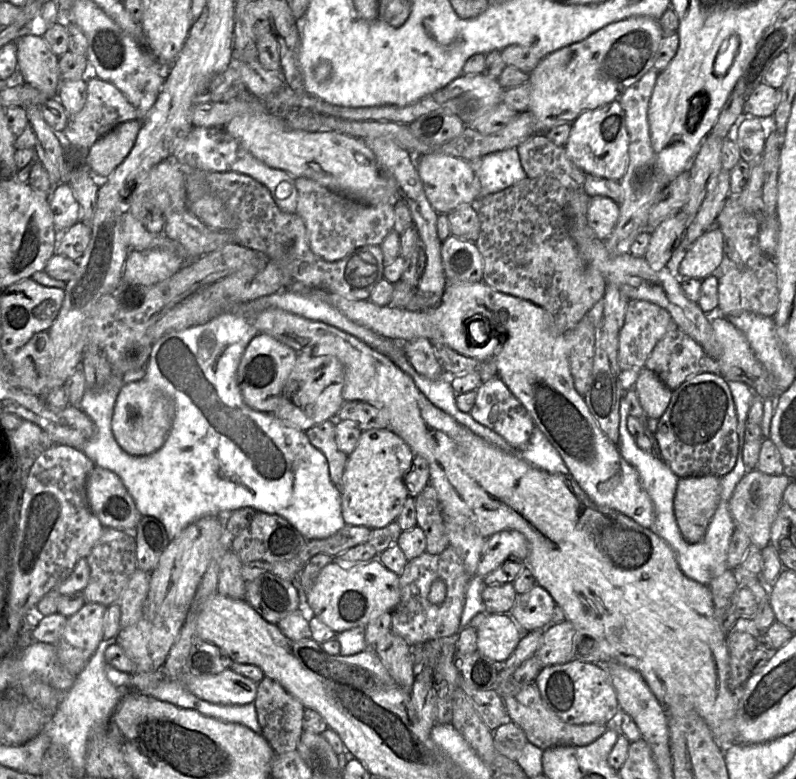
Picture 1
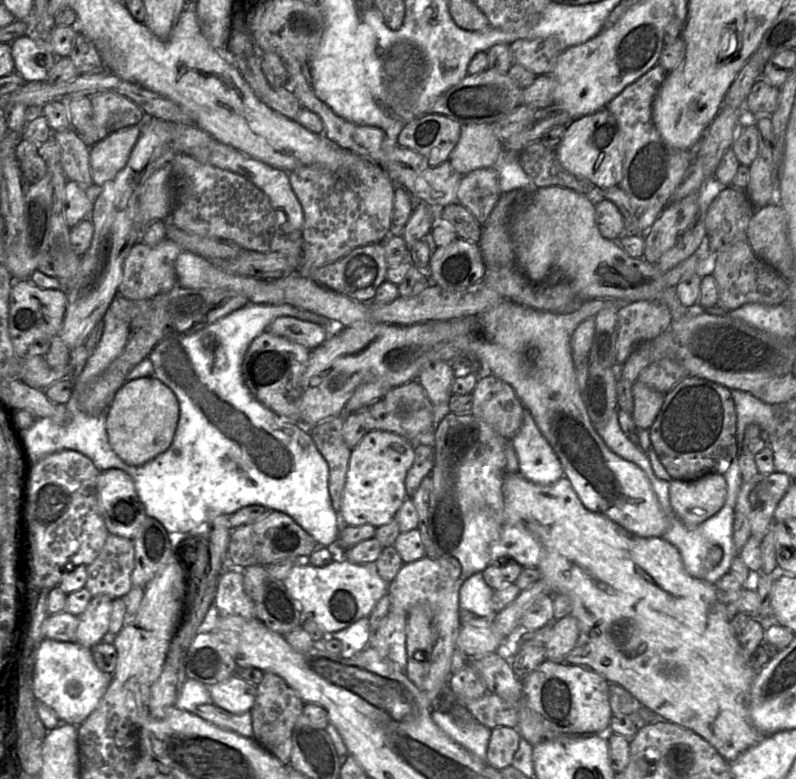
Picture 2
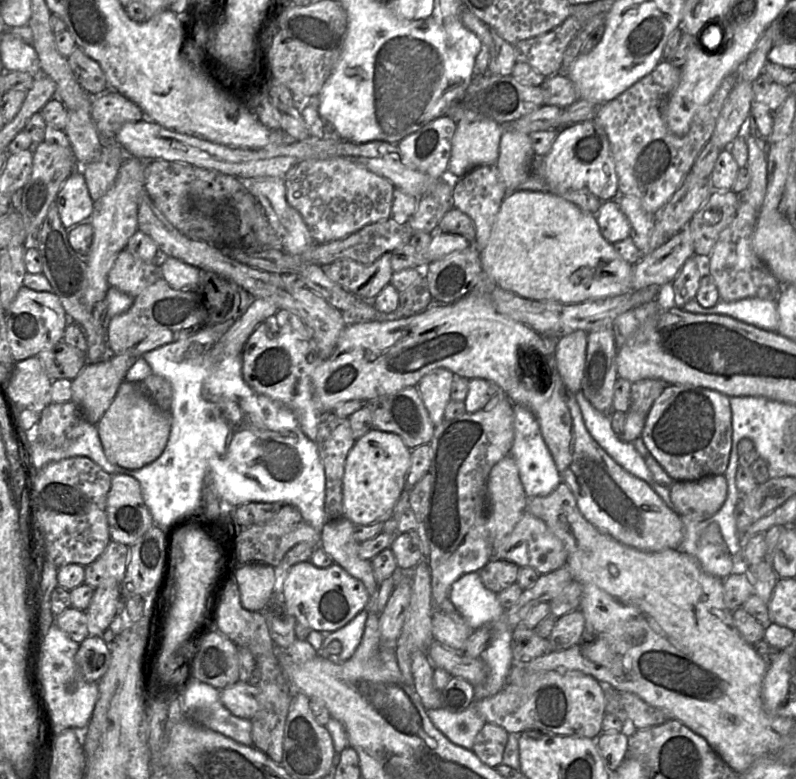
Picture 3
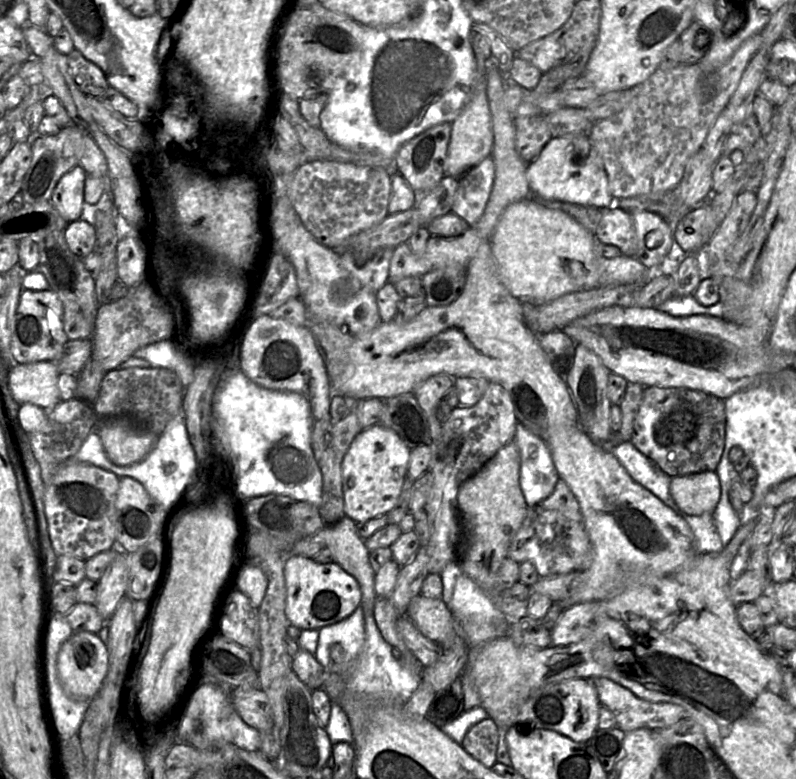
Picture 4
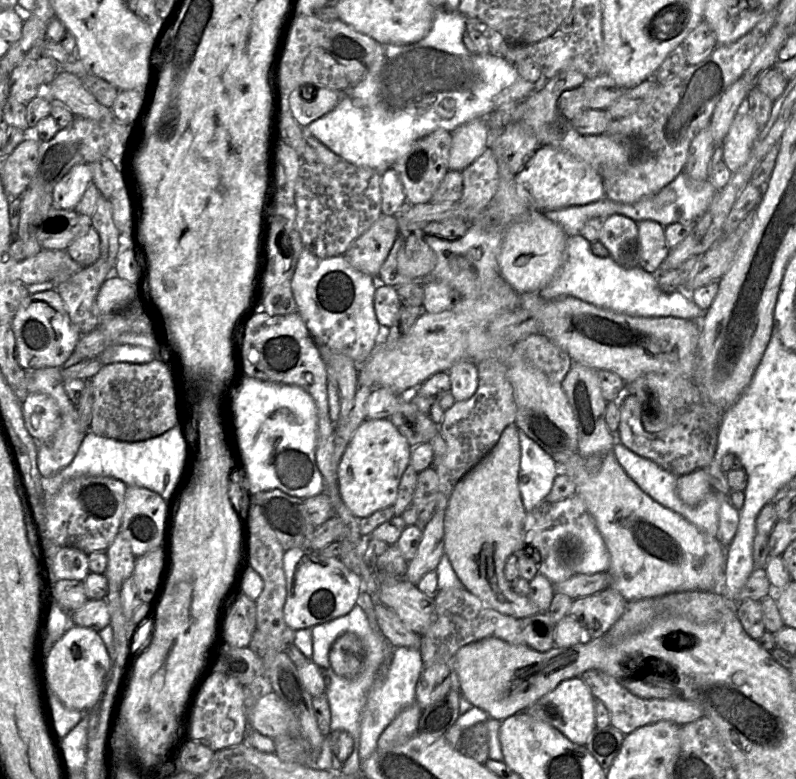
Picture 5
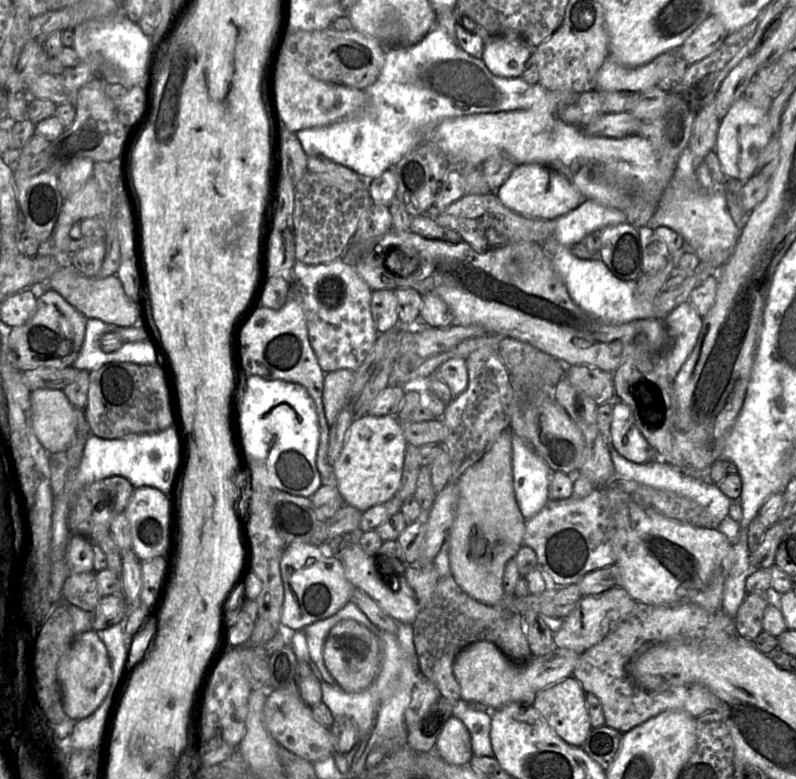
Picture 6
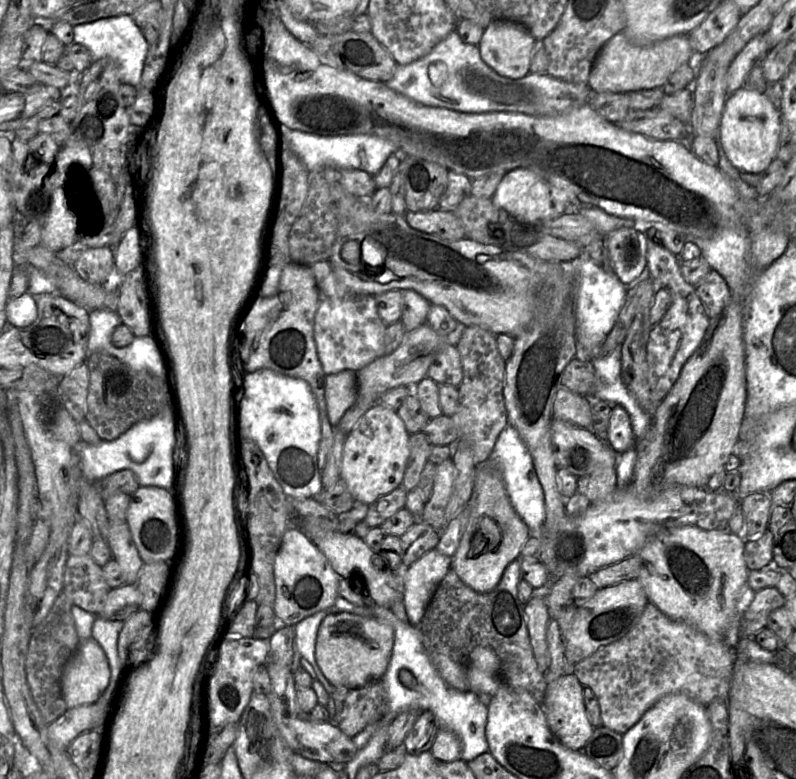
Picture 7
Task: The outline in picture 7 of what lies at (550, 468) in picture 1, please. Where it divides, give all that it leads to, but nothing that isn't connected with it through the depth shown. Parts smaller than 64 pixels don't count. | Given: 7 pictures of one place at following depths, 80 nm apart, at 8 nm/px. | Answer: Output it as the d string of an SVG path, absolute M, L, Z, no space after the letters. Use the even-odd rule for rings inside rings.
M508 424L500 433L489 458L500 469L509 499L531 533L540 532L545 520L544 490L533 458L517 430Z

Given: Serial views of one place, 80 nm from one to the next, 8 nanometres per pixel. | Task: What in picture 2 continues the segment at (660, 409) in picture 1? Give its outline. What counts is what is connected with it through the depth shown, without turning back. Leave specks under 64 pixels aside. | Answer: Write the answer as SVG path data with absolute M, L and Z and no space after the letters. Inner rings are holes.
M639 379L633 383L634 409L631 416L639 430L649 429L663 405L665 394Z

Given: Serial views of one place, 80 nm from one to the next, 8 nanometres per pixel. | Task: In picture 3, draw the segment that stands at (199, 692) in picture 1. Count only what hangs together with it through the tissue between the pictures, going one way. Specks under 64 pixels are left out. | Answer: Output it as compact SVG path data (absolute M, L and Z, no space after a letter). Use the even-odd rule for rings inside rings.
M239 680L220 690L220 700L234 716L251 720L259 706L259 687Z

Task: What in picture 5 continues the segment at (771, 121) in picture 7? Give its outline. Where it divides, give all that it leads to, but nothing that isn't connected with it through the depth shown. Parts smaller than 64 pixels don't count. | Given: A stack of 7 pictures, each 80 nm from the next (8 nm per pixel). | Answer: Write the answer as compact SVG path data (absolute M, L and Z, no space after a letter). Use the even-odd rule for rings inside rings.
M745 106L738 110L727 135L719 144L723 149L723 161L732 174L748 160L760 129Z

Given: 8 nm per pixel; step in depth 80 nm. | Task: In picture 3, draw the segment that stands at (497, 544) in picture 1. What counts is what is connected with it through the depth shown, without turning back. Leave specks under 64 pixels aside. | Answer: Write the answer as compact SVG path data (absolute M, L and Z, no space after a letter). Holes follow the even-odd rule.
M525 512L510 534L497 547L492 559L511 561L519 567L529 566L542 575L564 567L567 558L568 553L562 541L546 523L533 514Z

